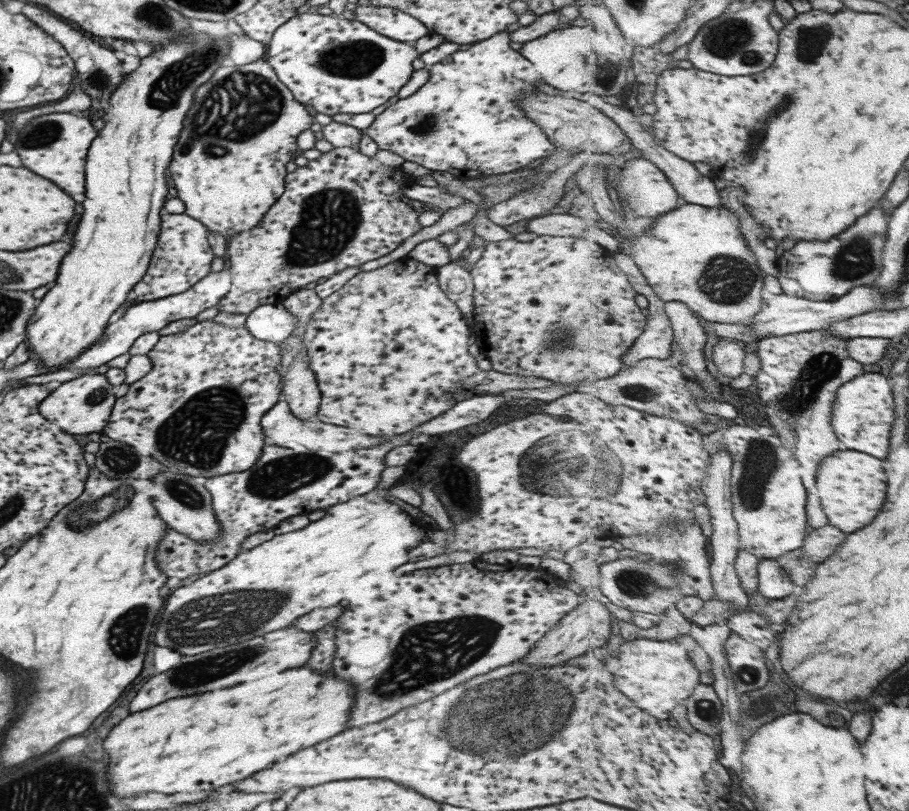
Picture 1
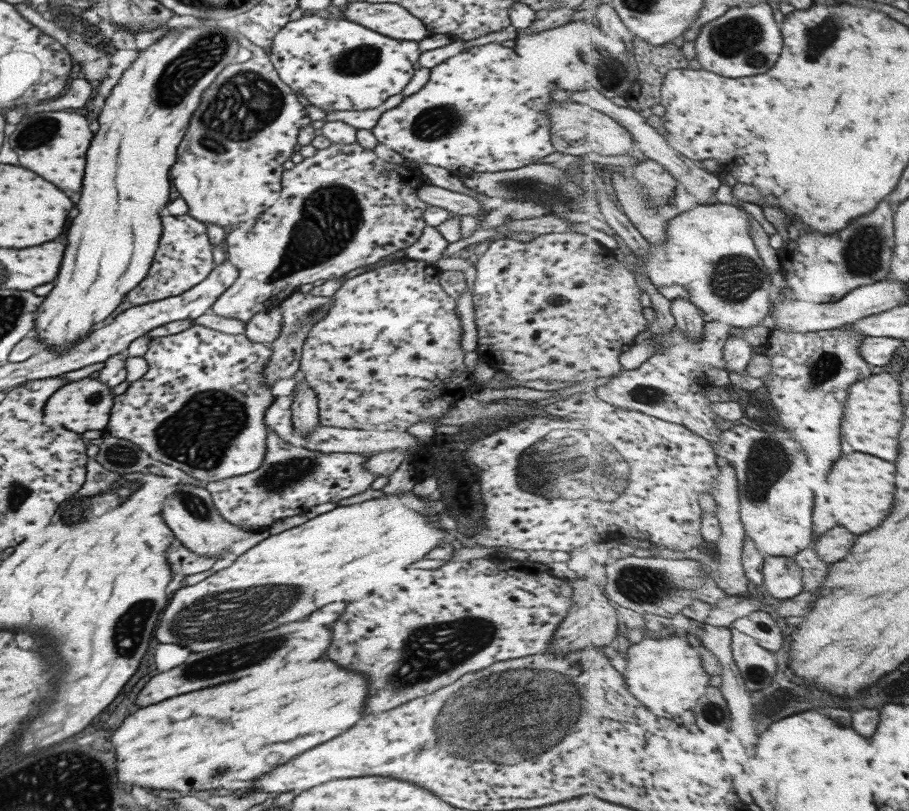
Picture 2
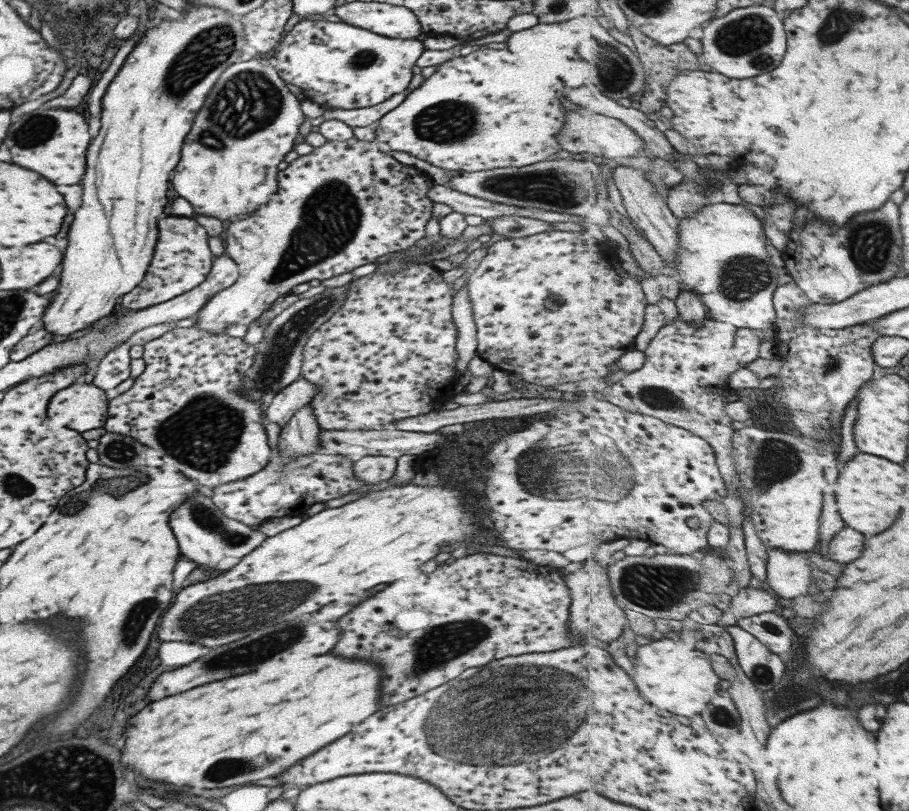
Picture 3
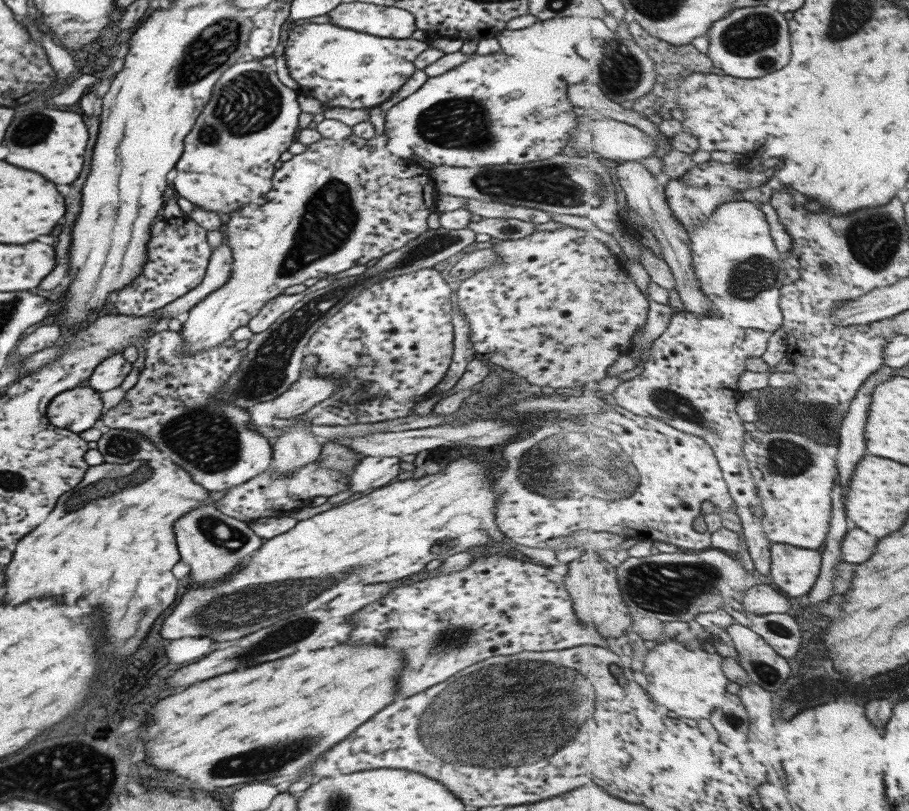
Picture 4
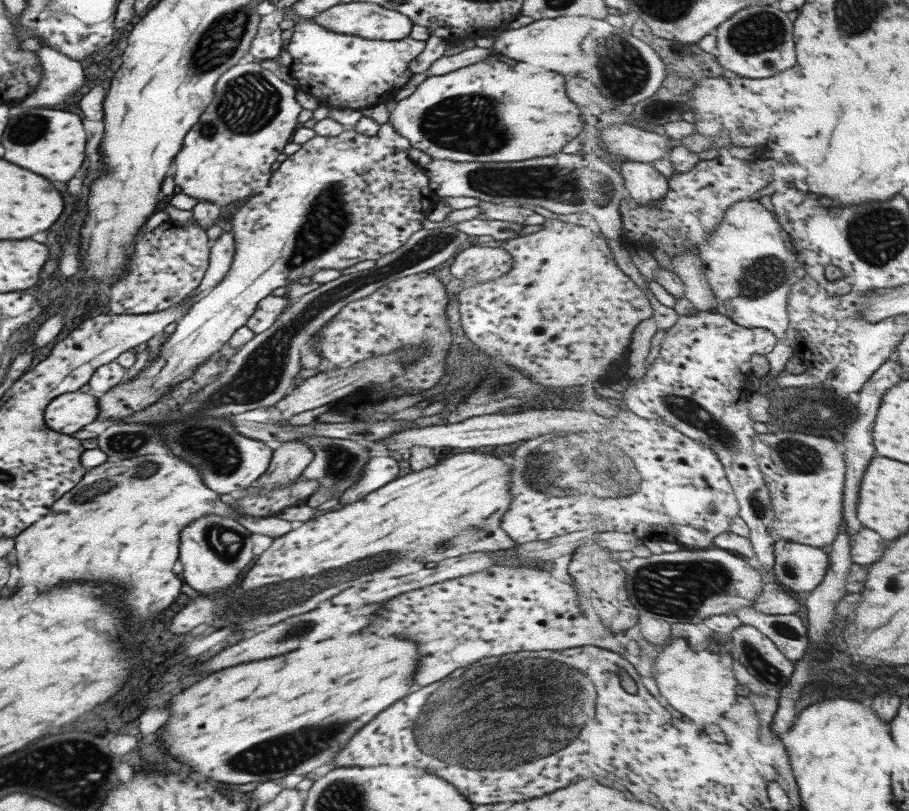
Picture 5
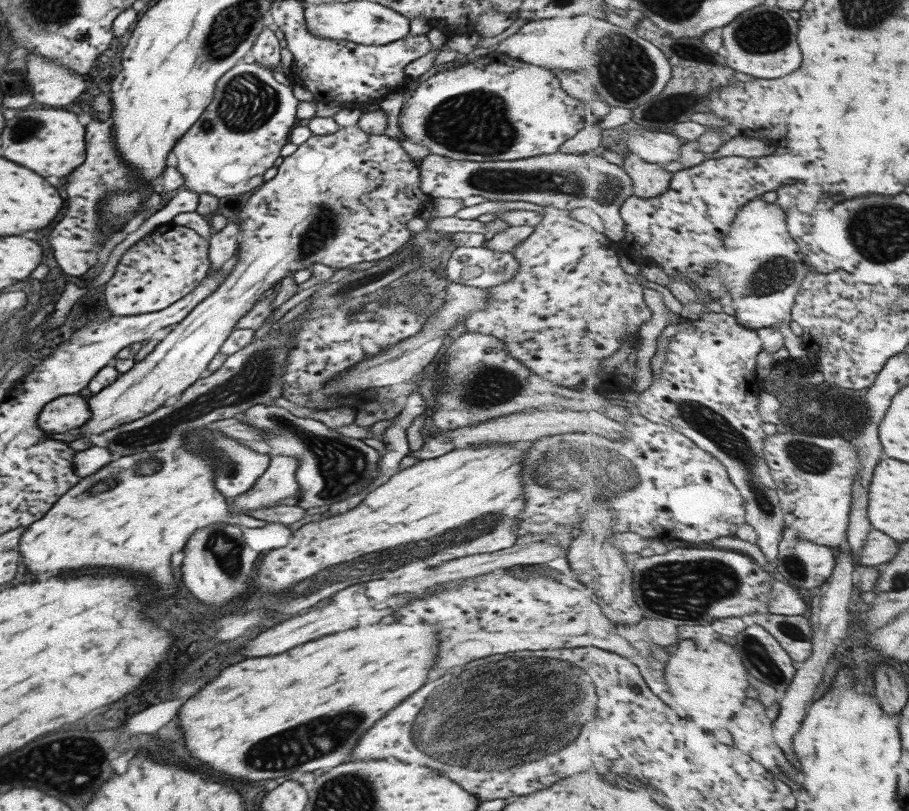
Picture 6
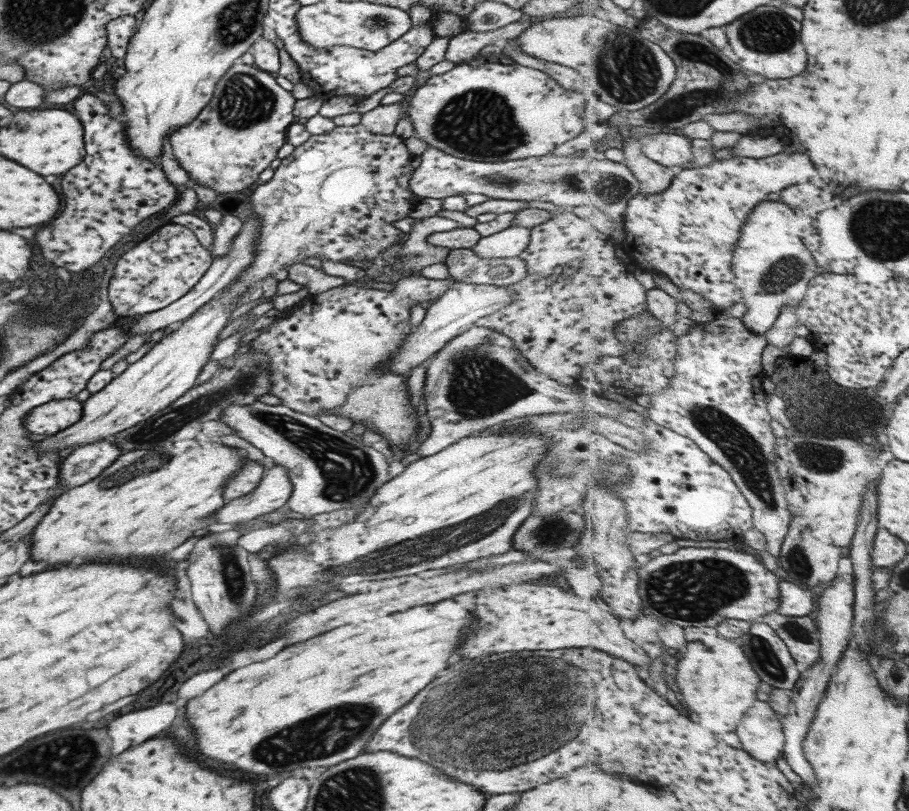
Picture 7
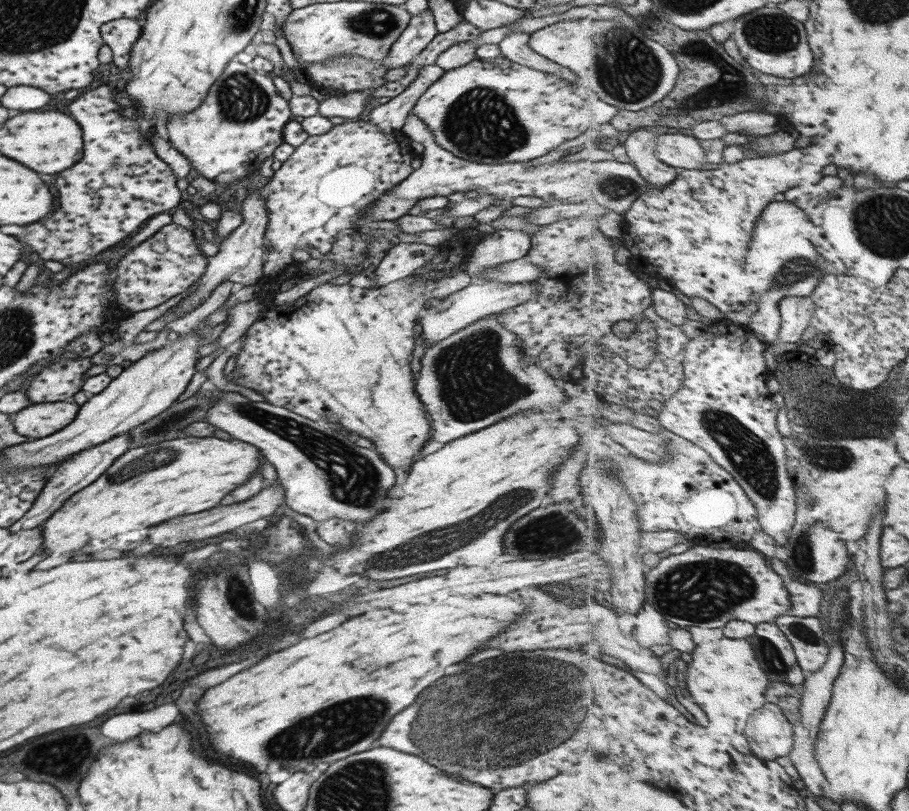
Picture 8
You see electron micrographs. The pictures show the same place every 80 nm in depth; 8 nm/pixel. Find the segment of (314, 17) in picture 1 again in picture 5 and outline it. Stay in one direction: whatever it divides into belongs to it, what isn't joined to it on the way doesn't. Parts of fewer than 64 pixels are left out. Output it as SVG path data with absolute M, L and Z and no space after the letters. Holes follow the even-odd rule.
M291 7L284 8L283 20L293 20L294 24L285 34L286 50L291 56L289 72L293 80L297 82L296 90L302 90L318 101L319 106L328 109L350 108L350 110L362 109L376 104L383 104L397 95L398 90L412 76L407 69L407 63L413 60L426 45L425 41L414 40L410 37L396 41L373 40L359 38L352 34L337 34L332 30L325 30L309 19L297 16Z

